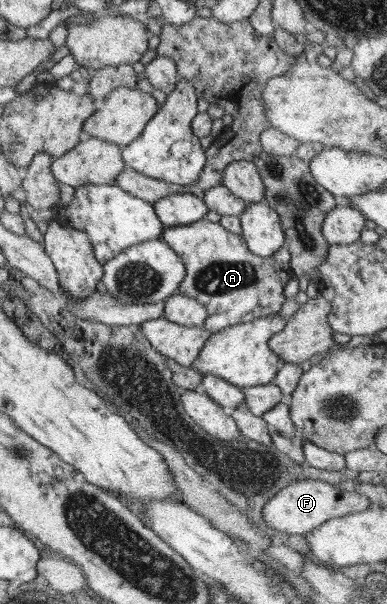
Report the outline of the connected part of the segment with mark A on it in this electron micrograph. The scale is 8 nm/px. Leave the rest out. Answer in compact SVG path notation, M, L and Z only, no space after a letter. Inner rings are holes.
M207 218L165 228L160 238L172 247L186 267L187 275L178 292L195 298L206 307L204 327L211 333L278 313L282 308L286 300L284 286L295 277L286 243L278 252L264 258L247 247L244 235L229 232L219 222L211 222Z

